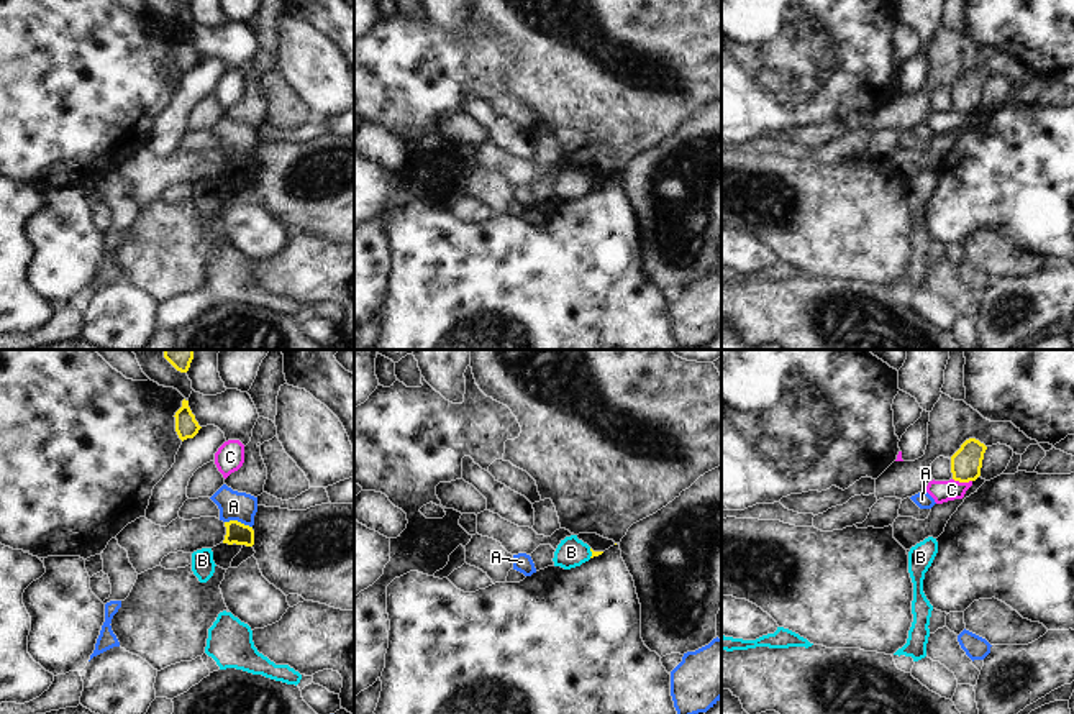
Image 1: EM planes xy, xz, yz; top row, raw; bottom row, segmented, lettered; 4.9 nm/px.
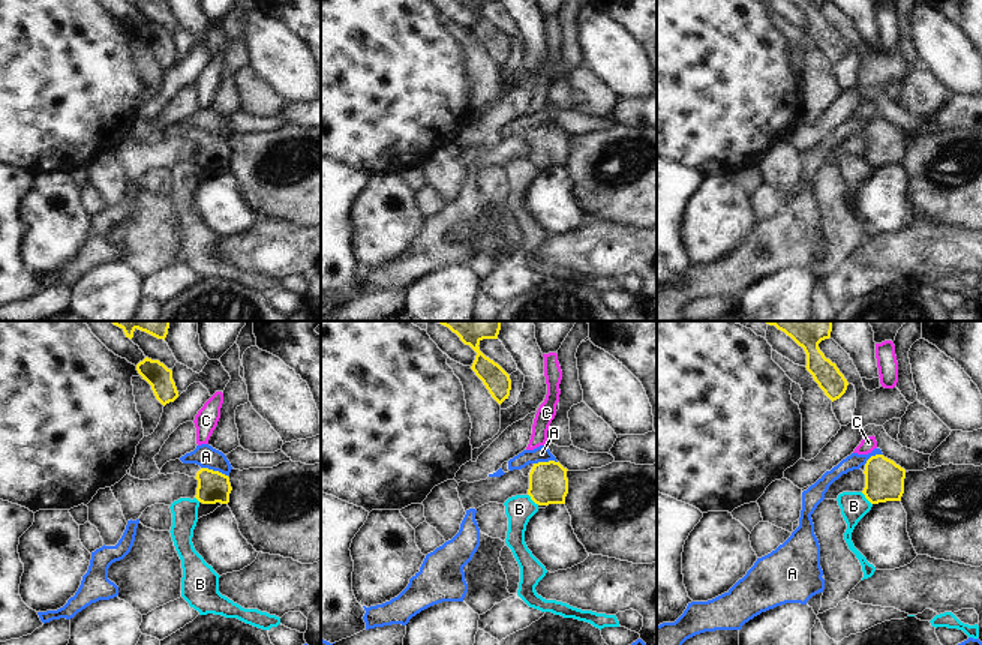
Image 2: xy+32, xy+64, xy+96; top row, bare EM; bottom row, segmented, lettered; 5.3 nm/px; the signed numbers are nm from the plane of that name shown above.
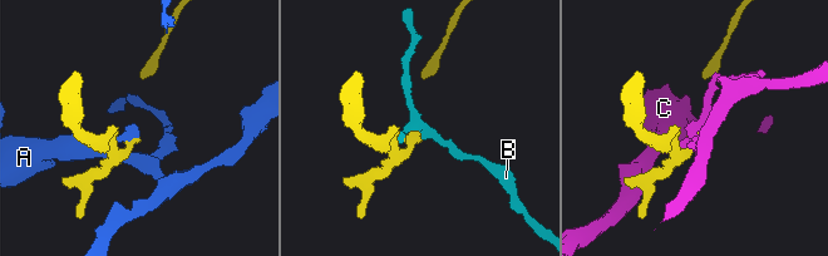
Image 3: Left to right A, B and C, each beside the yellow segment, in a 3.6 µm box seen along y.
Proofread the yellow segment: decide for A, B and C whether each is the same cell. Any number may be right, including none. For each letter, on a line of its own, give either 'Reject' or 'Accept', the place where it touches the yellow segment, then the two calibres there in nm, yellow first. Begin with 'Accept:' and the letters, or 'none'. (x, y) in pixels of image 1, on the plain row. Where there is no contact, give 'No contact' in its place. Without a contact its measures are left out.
Accept: none
A: Reject. Touches yellow at xy (236, 153). Thickness 110 nm (yellow) against 140 nm
B: Reject. Touches yellow at xz (592, 186). Thickness 30 nm (yellow) against 150 nm
C: Reject. Touches yellow at yz (963, 114). Thickness 150 nm (yellow) against 110 nm

